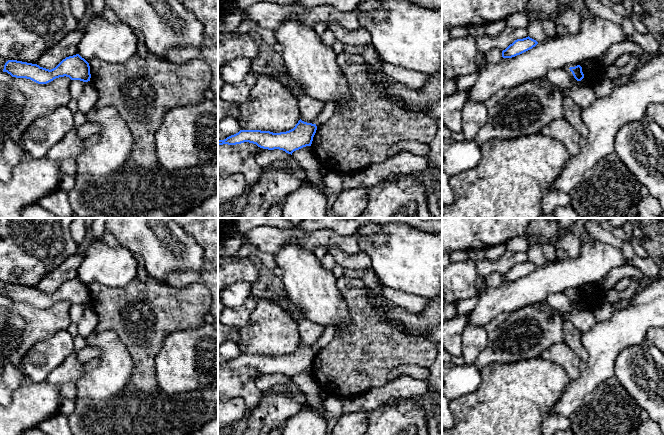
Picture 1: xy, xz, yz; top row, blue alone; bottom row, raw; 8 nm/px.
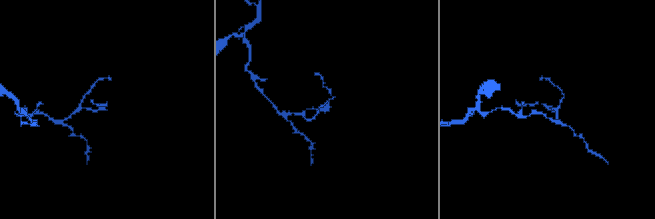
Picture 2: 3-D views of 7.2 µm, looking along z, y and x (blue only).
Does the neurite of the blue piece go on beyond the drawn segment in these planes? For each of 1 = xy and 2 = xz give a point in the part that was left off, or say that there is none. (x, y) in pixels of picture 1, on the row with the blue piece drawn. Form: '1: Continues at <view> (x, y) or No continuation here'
1: No continuation here
2: No continuation here

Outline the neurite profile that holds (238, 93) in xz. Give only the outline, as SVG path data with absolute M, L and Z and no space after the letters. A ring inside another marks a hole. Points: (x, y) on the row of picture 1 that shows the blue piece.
M250 72L237 84L225 83L218 93L218 96L225 101L231 101L235 104L243 104L249 97L255 83L257 75Z

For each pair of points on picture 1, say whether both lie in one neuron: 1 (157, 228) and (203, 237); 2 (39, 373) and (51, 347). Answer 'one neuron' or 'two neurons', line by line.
1: two neurons
2: one neuron

